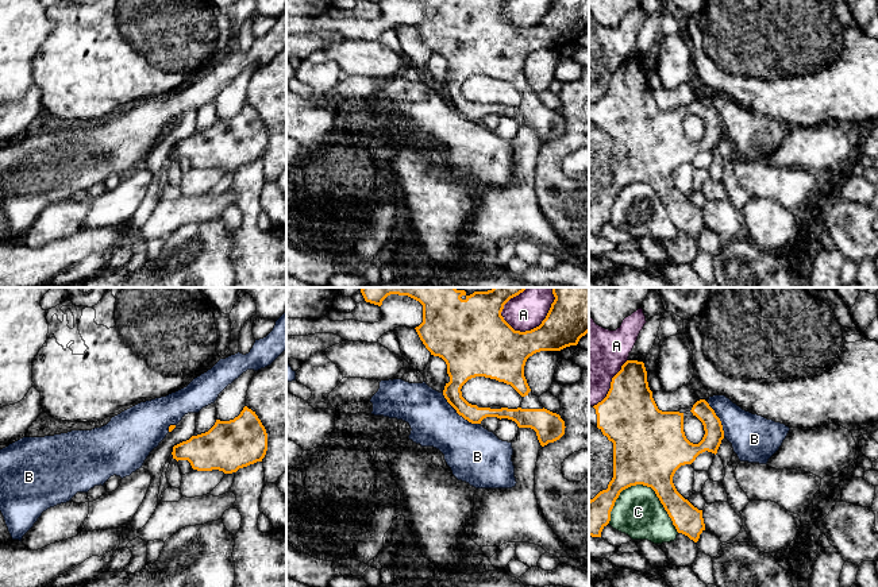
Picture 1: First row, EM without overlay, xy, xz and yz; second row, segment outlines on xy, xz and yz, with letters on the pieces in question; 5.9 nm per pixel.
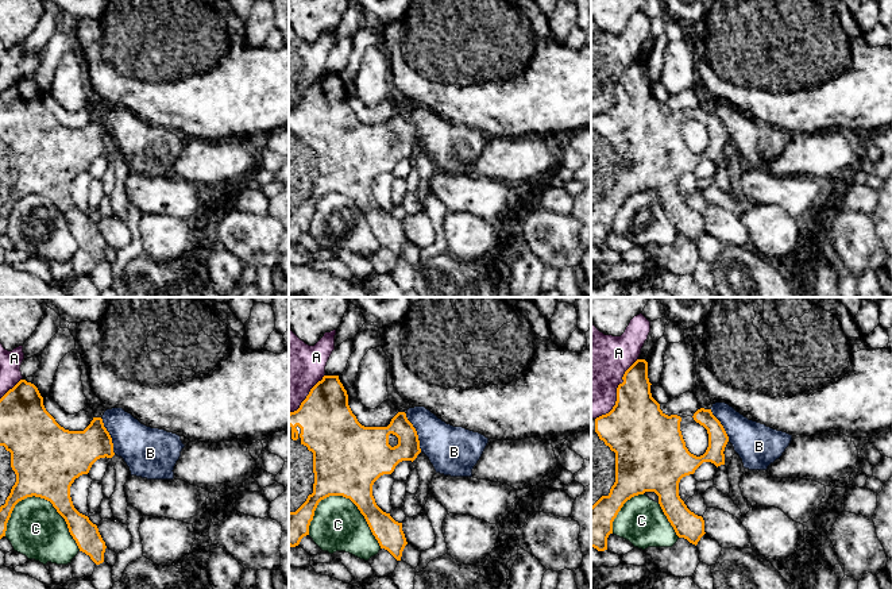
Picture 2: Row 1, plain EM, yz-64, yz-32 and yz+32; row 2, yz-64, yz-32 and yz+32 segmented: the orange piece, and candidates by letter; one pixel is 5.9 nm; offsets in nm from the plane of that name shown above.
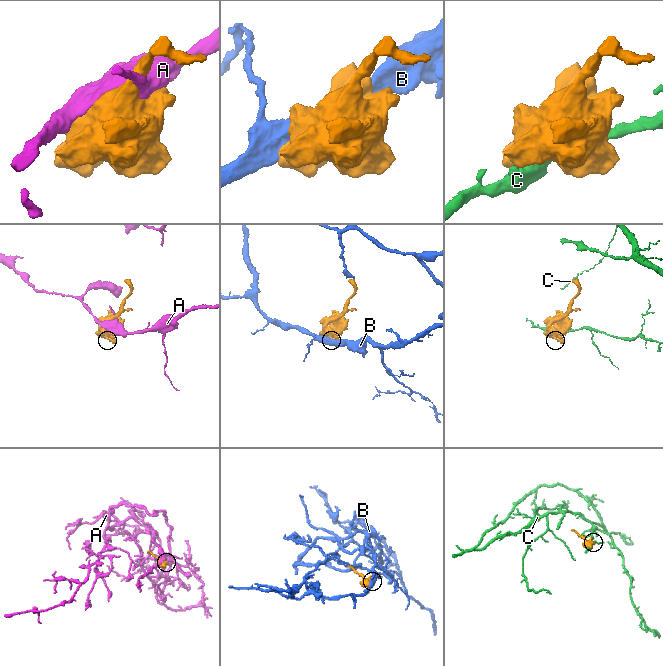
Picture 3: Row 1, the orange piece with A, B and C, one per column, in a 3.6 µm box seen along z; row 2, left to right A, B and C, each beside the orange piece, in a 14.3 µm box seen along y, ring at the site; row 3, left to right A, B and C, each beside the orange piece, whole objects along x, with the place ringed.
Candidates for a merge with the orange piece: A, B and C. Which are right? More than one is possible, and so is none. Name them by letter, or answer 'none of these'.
B

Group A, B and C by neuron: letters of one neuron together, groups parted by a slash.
A / B / C

